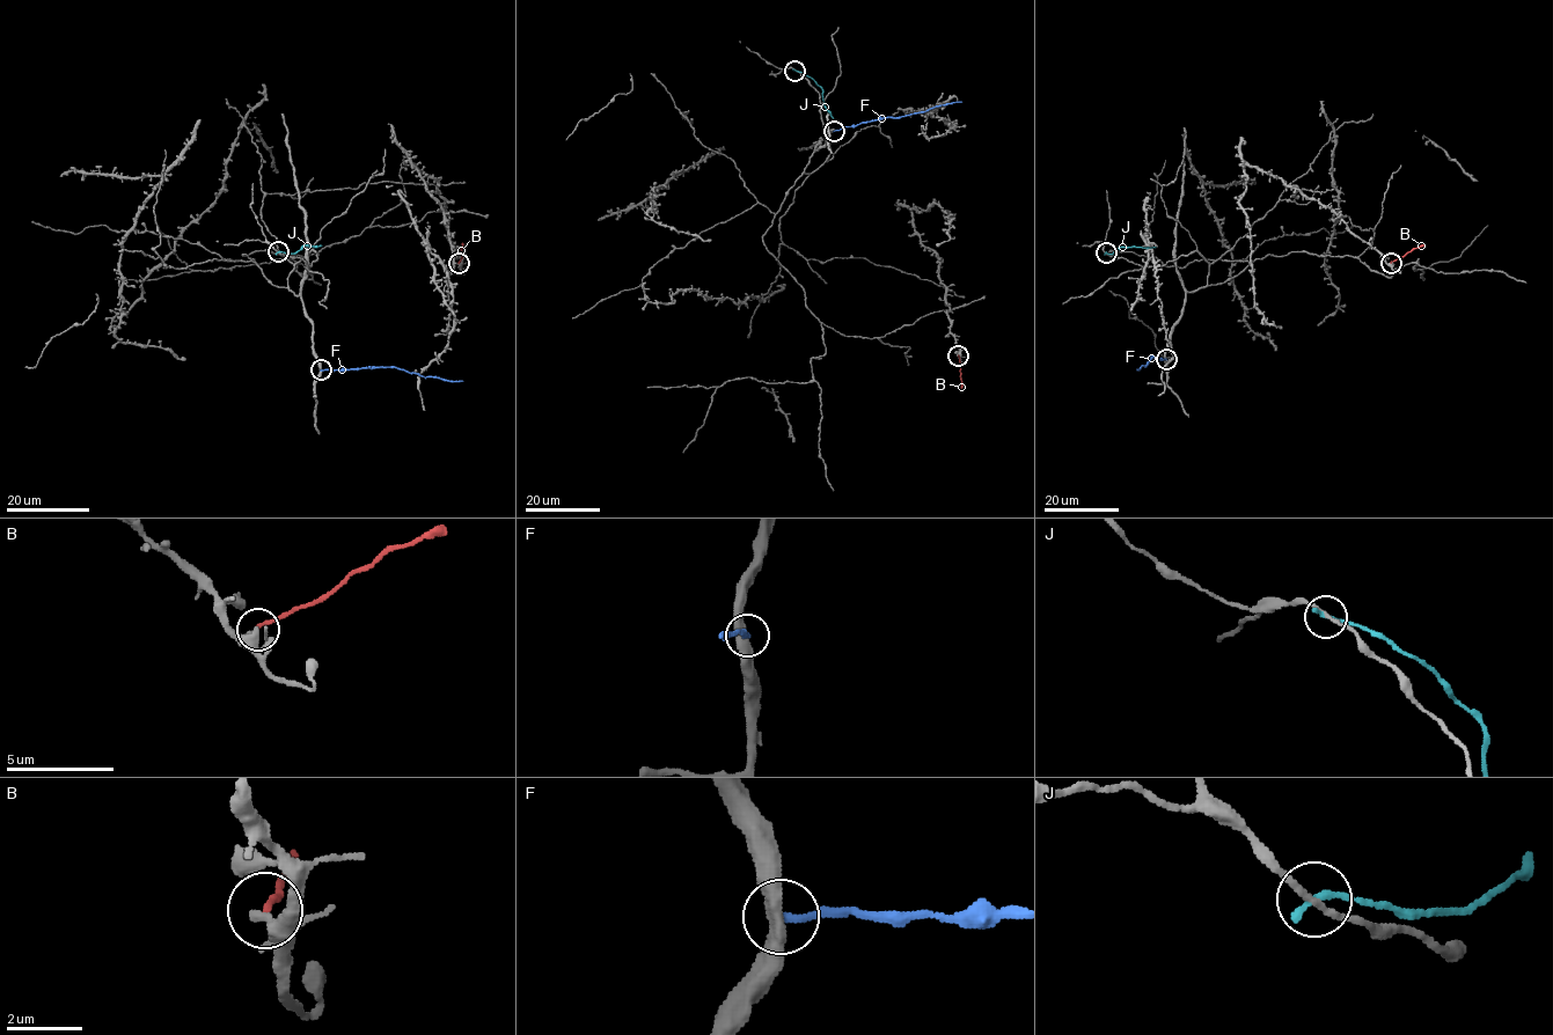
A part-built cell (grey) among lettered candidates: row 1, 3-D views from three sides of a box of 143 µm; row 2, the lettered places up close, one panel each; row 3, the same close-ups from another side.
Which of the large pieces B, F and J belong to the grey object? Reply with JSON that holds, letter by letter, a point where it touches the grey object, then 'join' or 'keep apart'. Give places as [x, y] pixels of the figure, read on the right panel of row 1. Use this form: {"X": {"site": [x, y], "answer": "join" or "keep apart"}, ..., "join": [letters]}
{"B": {"site": [1391, 263], "answer": "keep apart"}, "F": {"site": [1166, 359], "answer": "keep apart"}, "J": {"site": [1106, 252], "answer": "keep apart"}, "join": []}

